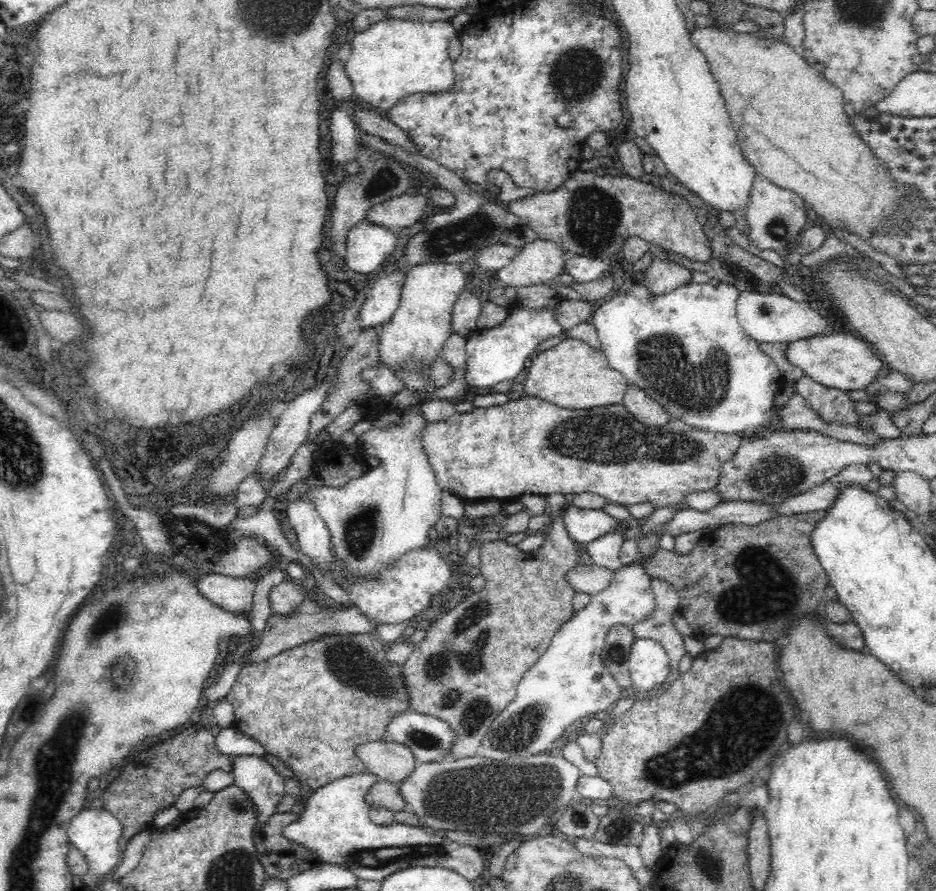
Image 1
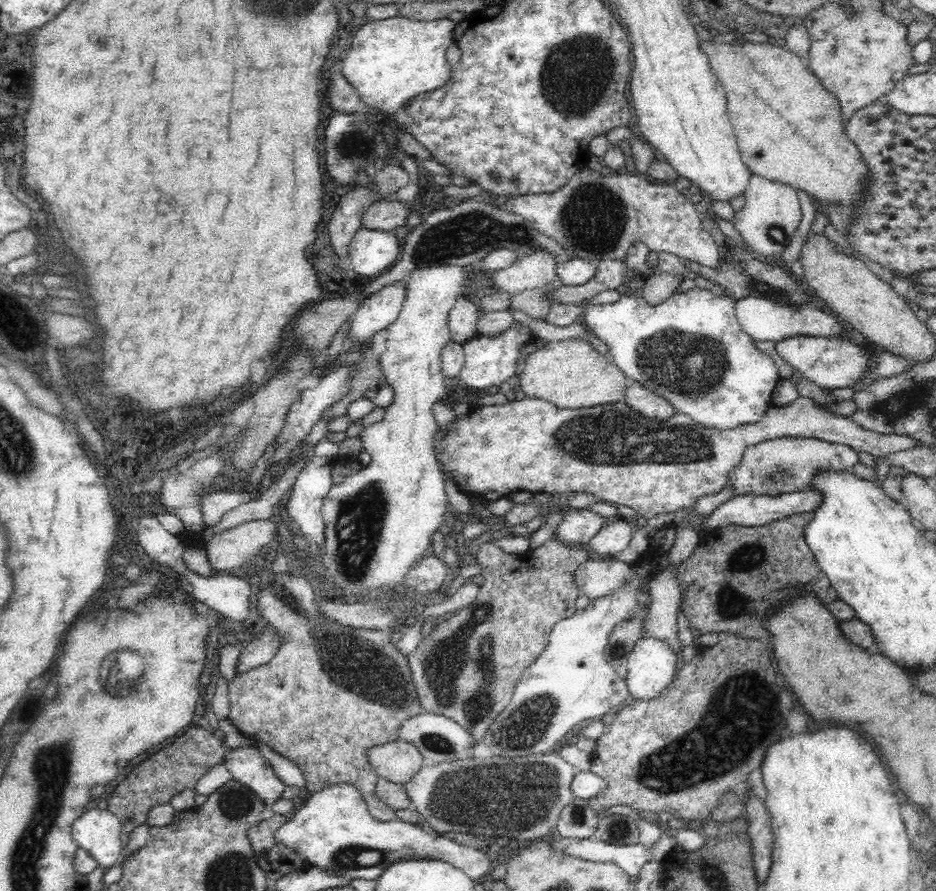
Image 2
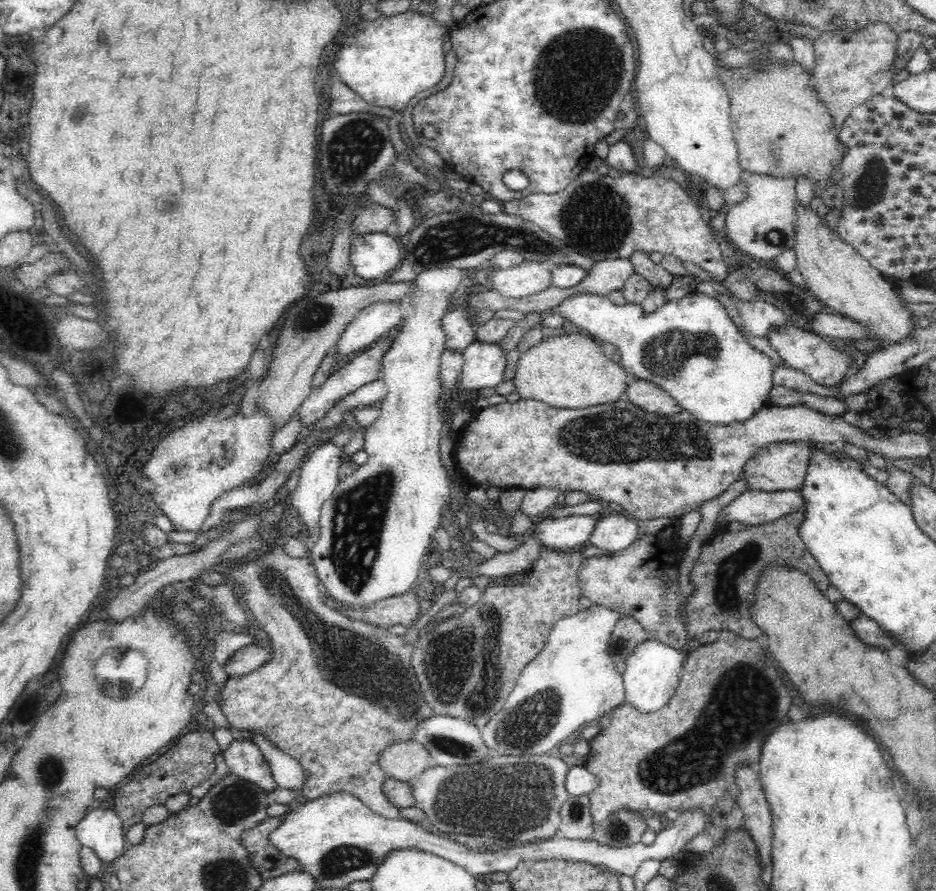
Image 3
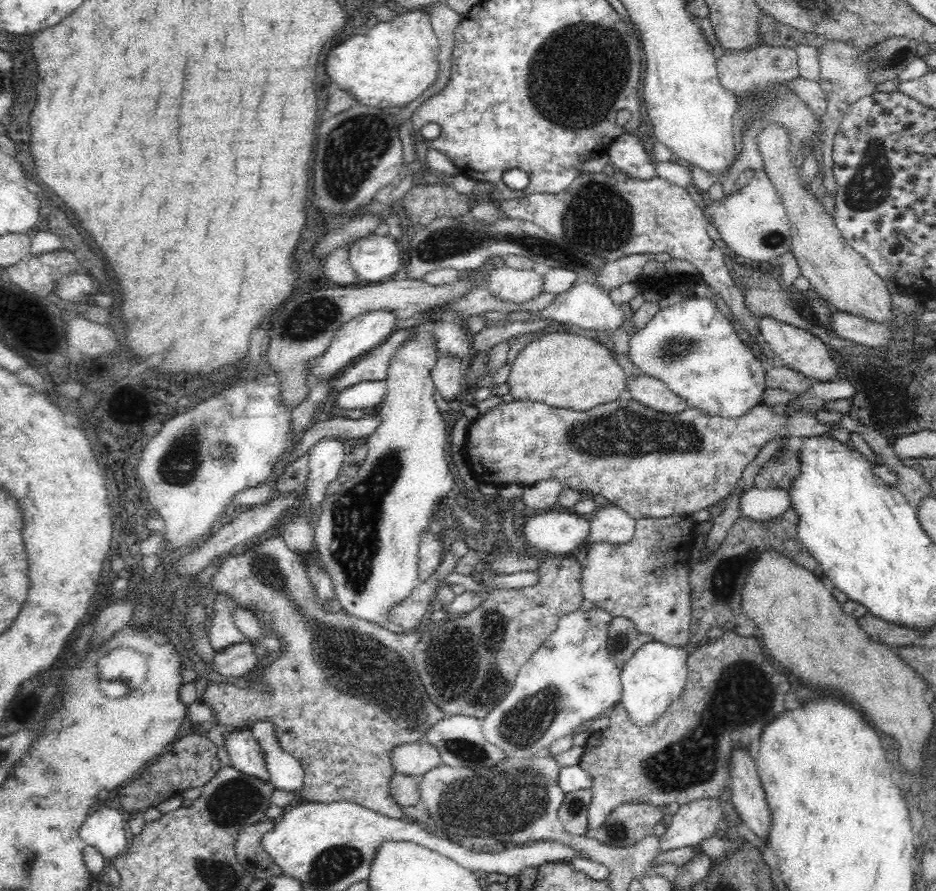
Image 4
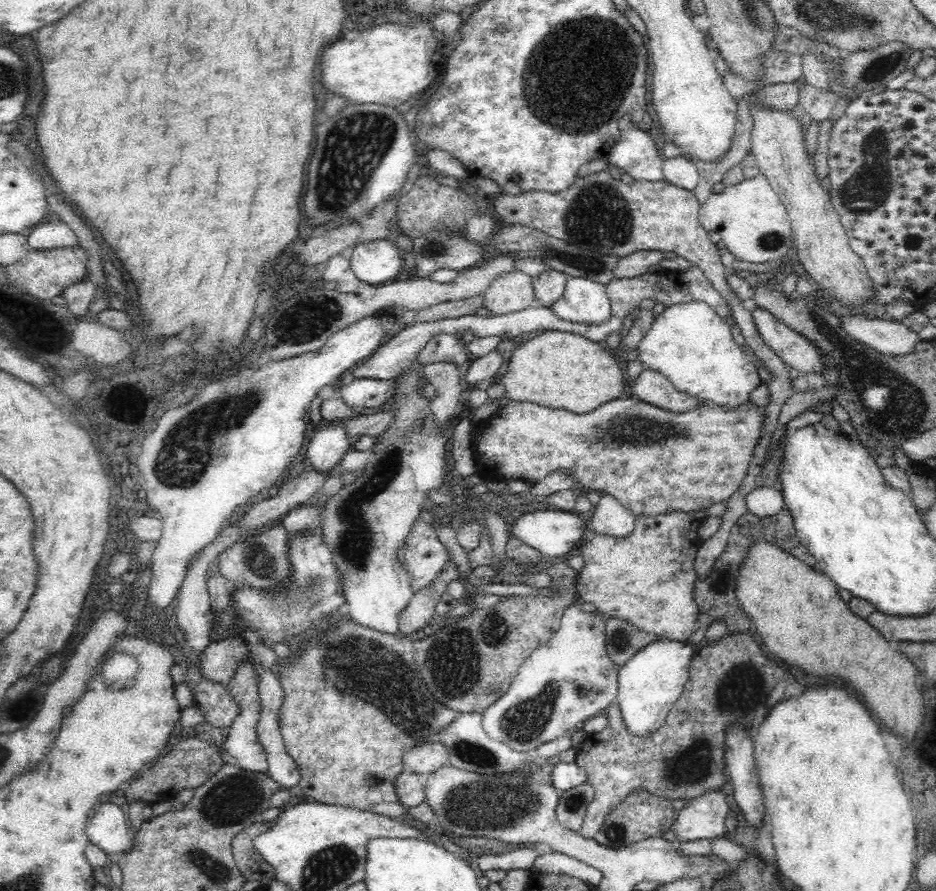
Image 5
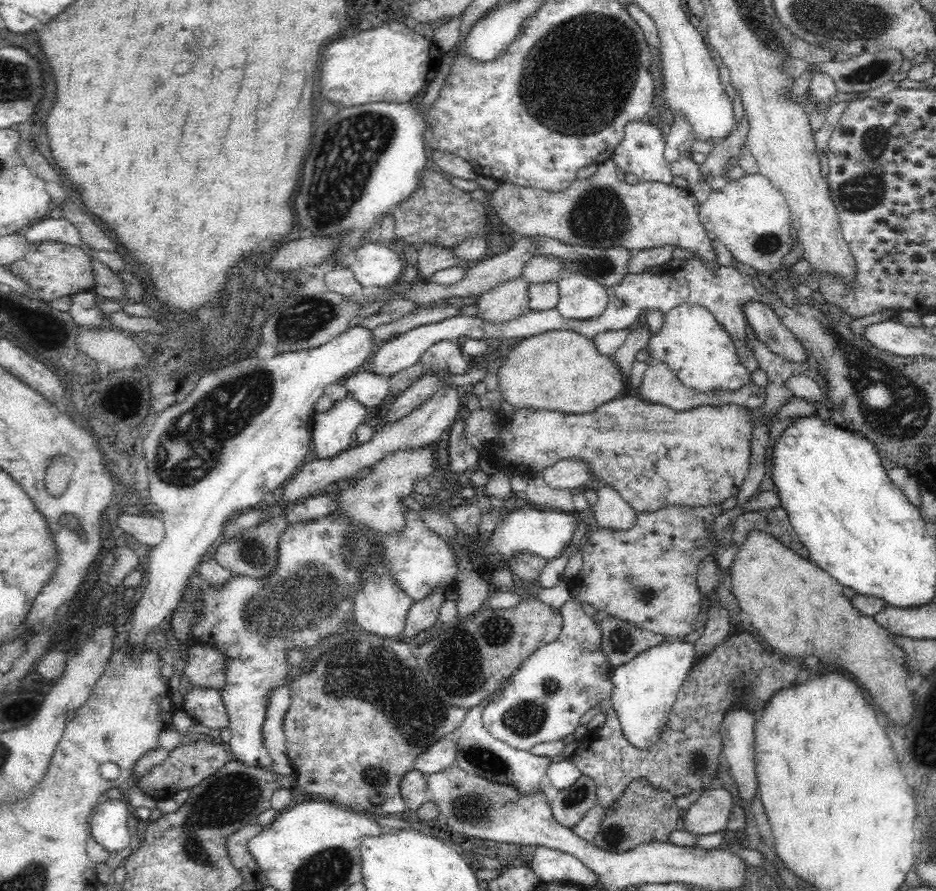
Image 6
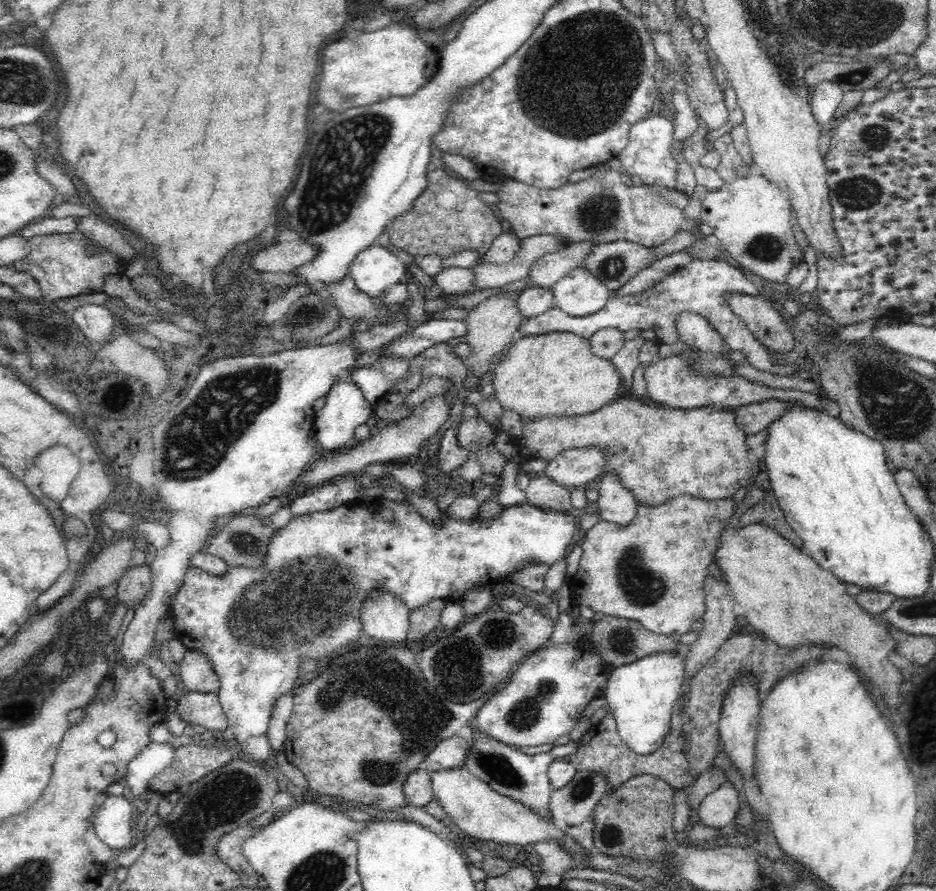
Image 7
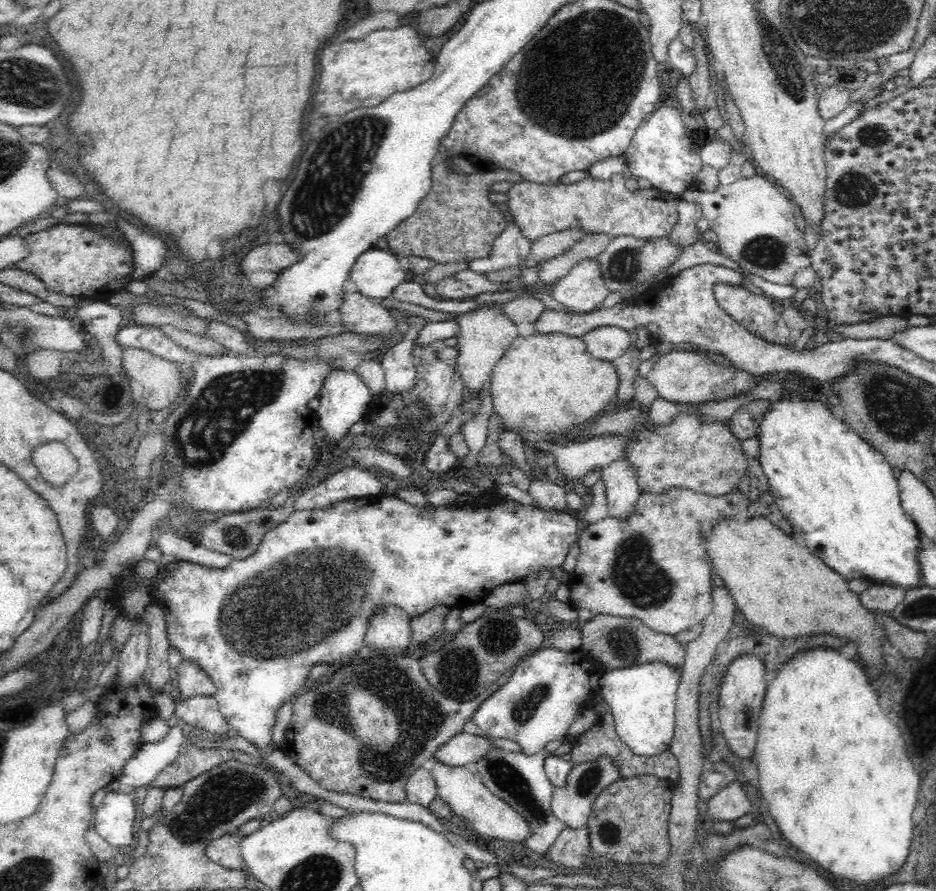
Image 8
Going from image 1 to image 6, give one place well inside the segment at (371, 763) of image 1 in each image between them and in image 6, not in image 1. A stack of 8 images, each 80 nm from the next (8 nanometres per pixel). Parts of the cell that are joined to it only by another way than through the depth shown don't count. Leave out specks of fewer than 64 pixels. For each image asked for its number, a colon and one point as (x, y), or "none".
2: (399, 761)
3: (404, 761)
4: (415, 759)
5: (426, 759)
6: (441, 755)

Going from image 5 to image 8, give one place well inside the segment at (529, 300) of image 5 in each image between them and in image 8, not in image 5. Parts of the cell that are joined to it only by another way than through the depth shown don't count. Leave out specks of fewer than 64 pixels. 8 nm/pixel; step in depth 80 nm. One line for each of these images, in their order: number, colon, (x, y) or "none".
6: (508, 301)
7: (491, 325)
8: (483, 336)

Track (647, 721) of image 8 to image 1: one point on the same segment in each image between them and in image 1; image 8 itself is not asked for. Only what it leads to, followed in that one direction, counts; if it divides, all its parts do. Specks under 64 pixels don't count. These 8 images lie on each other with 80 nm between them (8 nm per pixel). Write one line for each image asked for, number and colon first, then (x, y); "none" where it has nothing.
1: (649, 665)
2: (652, 665)
3: (651, 675)
4: (654, 677)
5: (649, 684)
6: (644, 690)
7: (641, 695)

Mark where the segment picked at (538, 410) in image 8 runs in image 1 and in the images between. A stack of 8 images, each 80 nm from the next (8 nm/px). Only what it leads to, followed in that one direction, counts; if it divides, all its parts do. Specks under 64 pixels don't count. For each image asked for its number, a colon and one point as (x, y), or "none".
1: (571, 374)
2: (570, 373)
3: (571, 371)
4: (562, 369)
5: (562, 369)
6: (561, 370)
7: (555, 374)

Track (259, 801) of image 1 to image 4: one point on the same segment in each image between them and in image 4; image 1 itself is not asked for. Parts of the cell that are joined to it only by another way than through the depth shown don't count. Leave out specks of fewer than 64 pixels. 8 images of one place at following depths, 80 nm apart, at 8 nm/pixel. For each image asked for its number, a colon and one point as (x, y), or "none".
2: (246, 764)
3: (245, 760)
4: (246, 755)

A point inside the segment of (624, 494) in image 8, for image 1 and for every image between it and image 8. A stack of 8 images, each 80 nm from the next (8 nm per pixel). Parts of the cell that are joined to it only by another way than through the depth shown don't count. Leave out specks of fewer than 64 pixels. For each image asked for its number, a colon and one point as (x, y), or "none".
1: (604, 551)
2: (615, 535)
3: (614, 532)
4: (611, 524)
5: (609, 517)
6: (611, 511)
7: (616, 503)

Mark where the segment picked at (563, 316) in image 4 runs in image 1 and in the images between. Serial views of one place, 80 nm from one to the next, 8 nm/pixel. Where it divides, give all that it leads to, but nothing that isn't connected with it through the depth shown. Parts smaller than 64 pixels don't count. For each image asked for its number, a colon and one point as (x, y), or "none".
1: (659, 343)
2: (665, 348)
3: (691, 348)

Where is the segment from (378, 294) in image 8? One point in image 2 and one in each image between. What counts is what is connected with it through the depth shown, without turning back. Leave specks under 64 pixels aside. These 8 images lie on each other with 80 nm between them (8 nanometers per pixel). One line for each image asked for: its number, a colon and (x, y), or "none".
2: (371, 252)
3: (373, 255)
4: (374, 258)
5: (377, 262)
6: (375, 265)
7: (376, 269)

